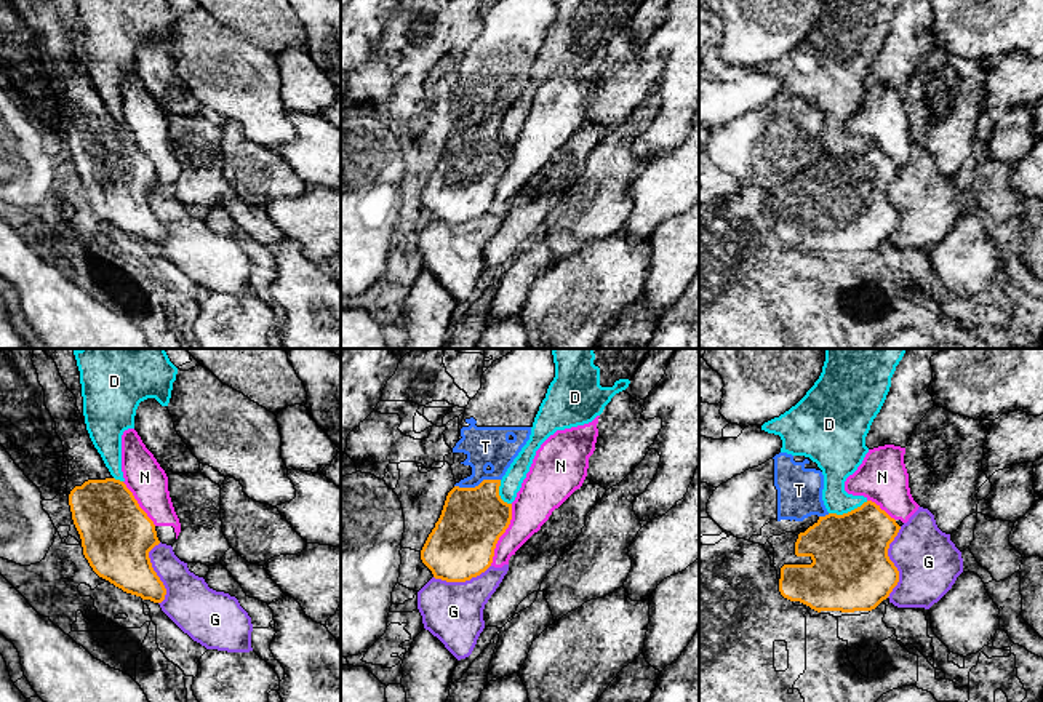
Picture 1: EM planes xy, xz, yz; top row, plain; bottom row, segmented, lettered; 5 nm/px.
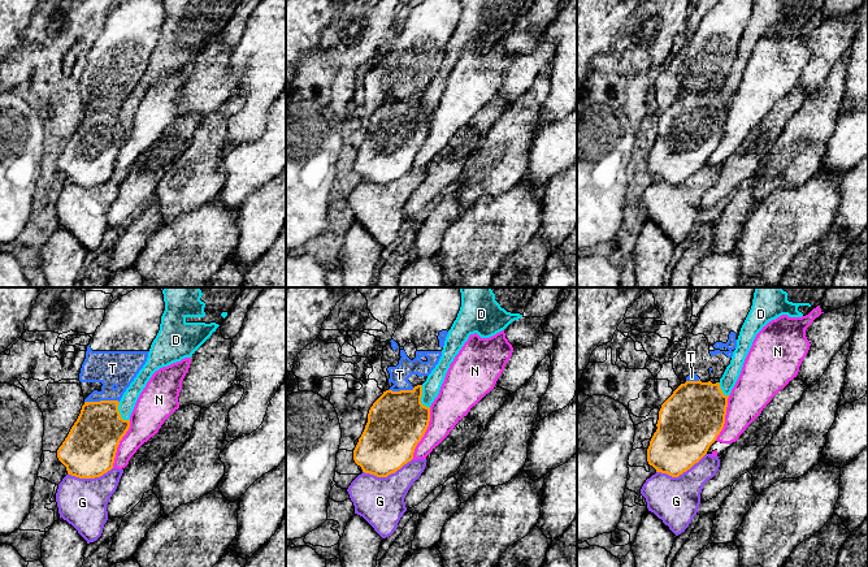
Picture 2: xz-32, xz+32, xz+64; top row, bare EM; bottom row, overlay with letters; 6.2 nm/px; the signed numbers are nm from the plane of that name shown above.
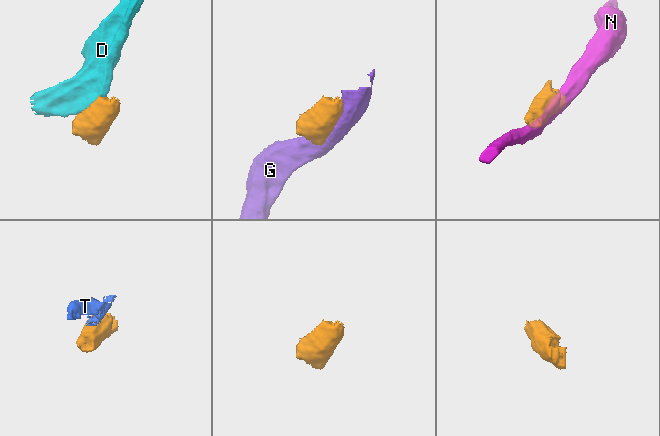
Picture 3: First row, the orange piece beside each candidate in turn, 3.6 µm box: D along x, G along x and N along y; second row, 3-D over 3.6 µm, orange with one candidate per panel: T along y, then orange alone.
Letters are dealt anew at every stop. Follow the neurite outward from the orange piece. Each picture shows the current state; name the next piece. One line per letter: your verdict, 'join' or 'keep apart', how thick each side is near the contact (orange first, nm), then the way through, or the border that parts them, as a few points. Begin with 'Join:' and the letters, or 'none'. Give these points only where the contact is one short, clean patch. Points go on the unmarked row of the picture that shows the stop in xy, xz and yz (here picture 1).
Join: none
D: keep apart | 380/170 nm
G: keep apart | 400/320 nm
N: keep apart | 340/200 nm
T: keep apart | 320/190 nm | along xz (499, 120), (483, 120), (474, 128), (455, 128)

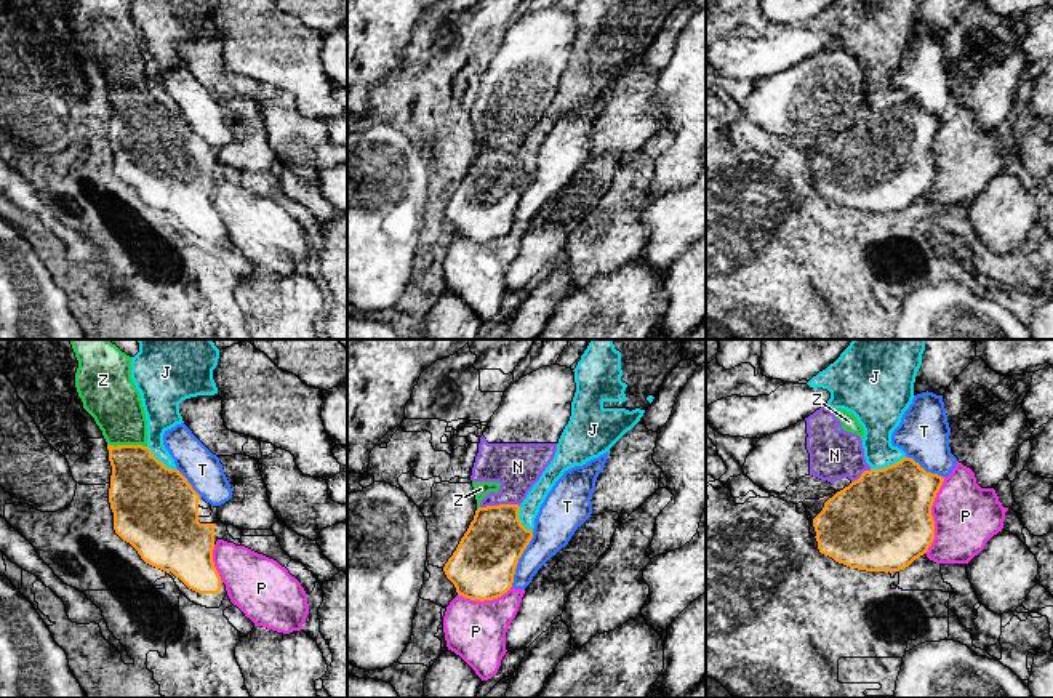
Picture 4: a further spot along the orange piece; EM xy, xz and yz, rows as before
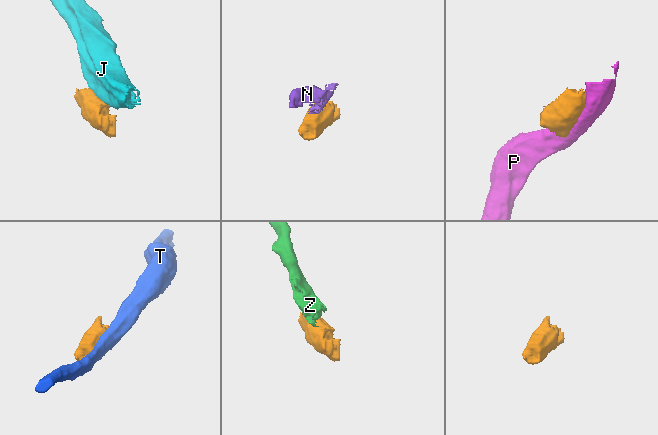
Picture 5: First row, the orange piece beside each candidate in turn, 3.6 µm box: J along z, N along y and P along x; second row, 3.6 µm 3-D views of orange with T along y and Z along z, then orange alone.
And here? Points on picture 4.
Join: none
J: keep apart | 460/190 nm
N: keep apart | 300/240 nm | along xz (519, 146), (487, 146), (480, 149)
P: keep apart | 480/320 nm
T: keep apart | 320/200 nm
Z: keep apart | 340/260 nm | along xy (108, 85), (146, 88)

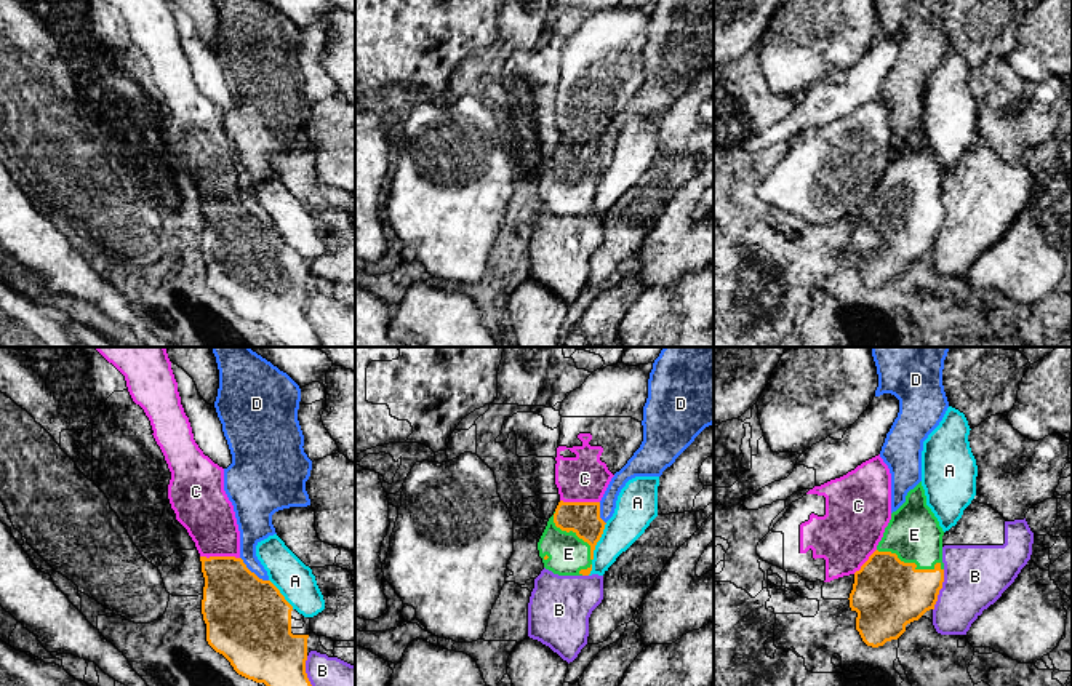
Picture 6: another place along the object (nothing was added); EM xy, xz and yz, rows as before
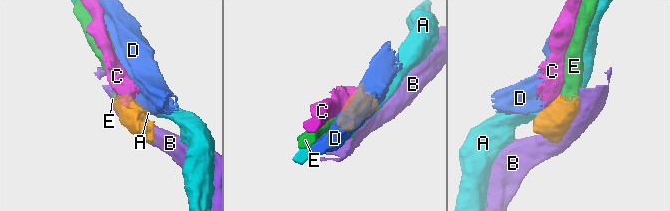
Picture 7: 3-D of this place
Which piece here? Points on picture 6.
Join: E
A: keep apart | 160/200 nm
B: keep apart | 360/320 nm
C: keep apart | 340/260 nm | along xy (200, 197), (239, 200)
D: keep apart | 440/180 nm
E: join | 360/280 nm | across yz (888, 235), (901, 223), (911, 205), (914, 176)

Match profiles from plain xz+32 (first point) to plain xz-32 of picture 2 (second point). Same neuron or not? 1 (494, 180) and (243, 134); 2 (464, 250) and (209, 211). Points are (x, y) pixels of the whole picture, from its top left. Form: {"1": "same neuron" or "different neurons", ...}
{"1": "different neurons", "2": "same neuron"}

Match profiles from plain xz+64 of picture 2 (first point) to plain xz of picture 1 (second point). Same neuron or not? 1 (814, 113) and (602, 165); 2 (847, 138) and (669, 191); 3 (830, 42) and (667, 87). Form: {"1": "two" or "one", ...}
{"1": "one", "2": "one", "3": "two"}

